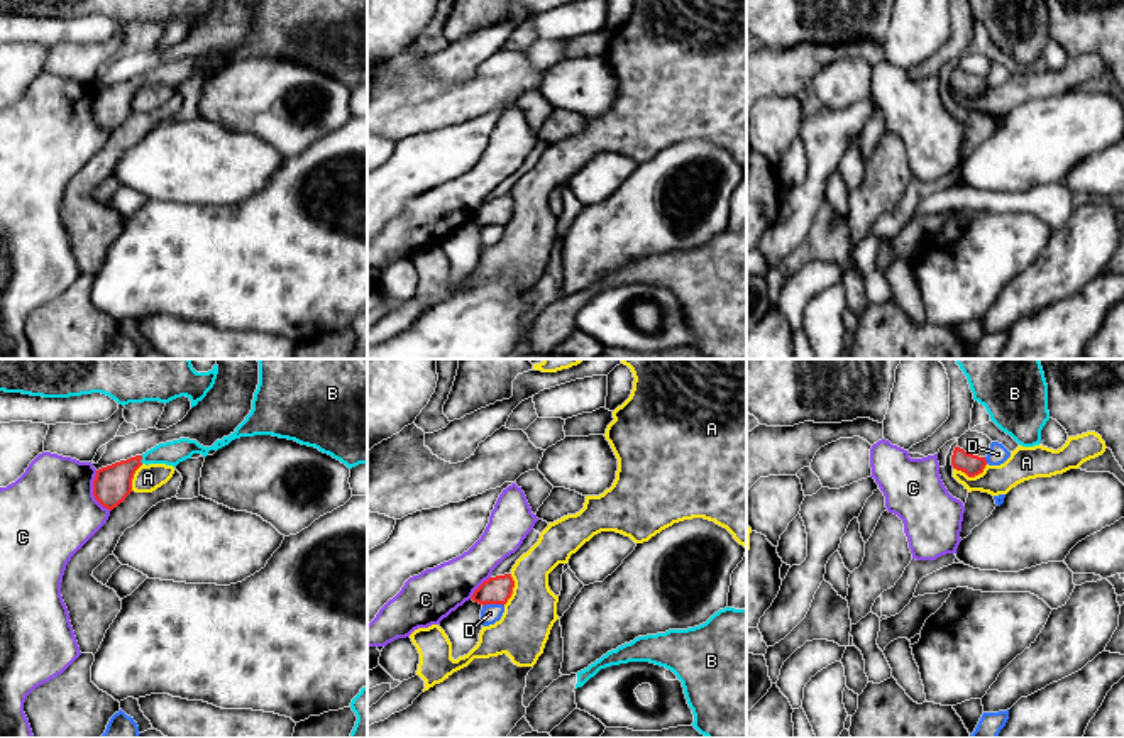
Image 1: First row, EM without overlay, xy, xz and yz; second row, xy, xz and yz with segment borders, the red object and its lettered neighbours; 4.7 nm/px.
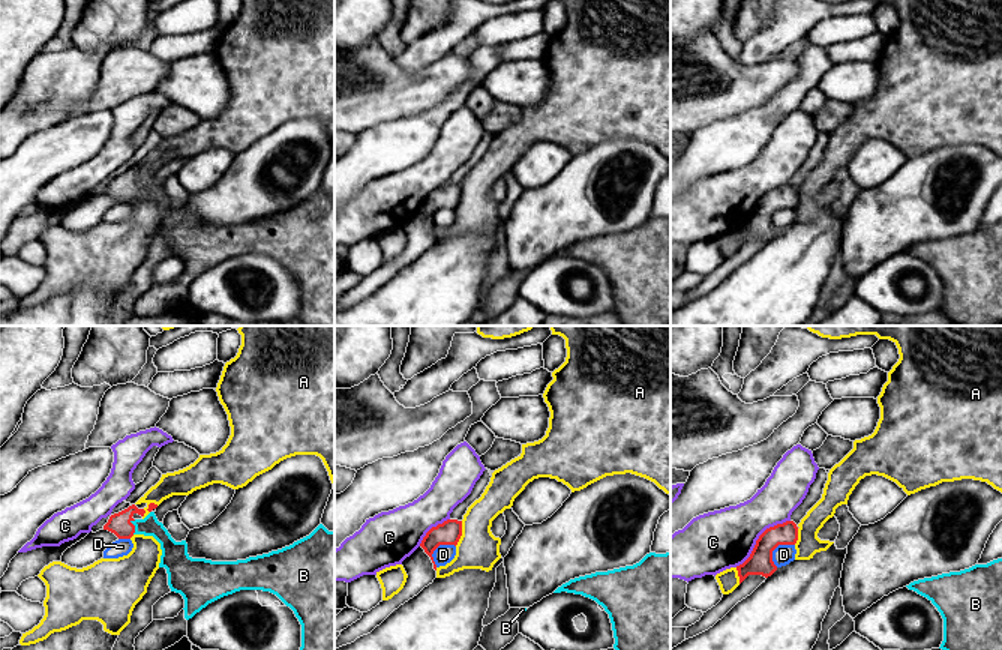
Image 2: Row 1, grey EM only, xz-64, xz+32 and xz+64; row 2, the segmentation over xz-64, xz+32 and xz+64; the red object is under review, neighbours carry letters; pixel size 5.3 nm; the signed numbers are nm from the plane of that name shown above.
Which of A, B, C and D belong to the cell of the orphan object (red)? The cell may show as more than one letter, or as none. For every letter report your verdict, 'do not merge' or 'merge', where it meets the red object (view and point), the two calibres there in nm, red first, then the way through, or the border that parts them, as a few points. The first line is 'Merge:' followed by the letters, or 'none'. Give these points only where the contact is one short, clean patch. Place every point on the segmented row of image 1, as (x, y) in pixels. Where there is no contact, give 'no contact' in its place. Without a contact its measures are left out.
Merge: B
A: do not merge; contact yz (970, 476); calibres 100 and 150 nm
B: merge; contact xy (141, 459); calibres 180 and 110 nm; way xy (112, 484), (141, 459), (173, 452)
C: do not merge; contact xy (93, 493); calibres 180 and 440 nm
D: do not merge; contact xz (493, 603); calibres 130 and 90 nm

